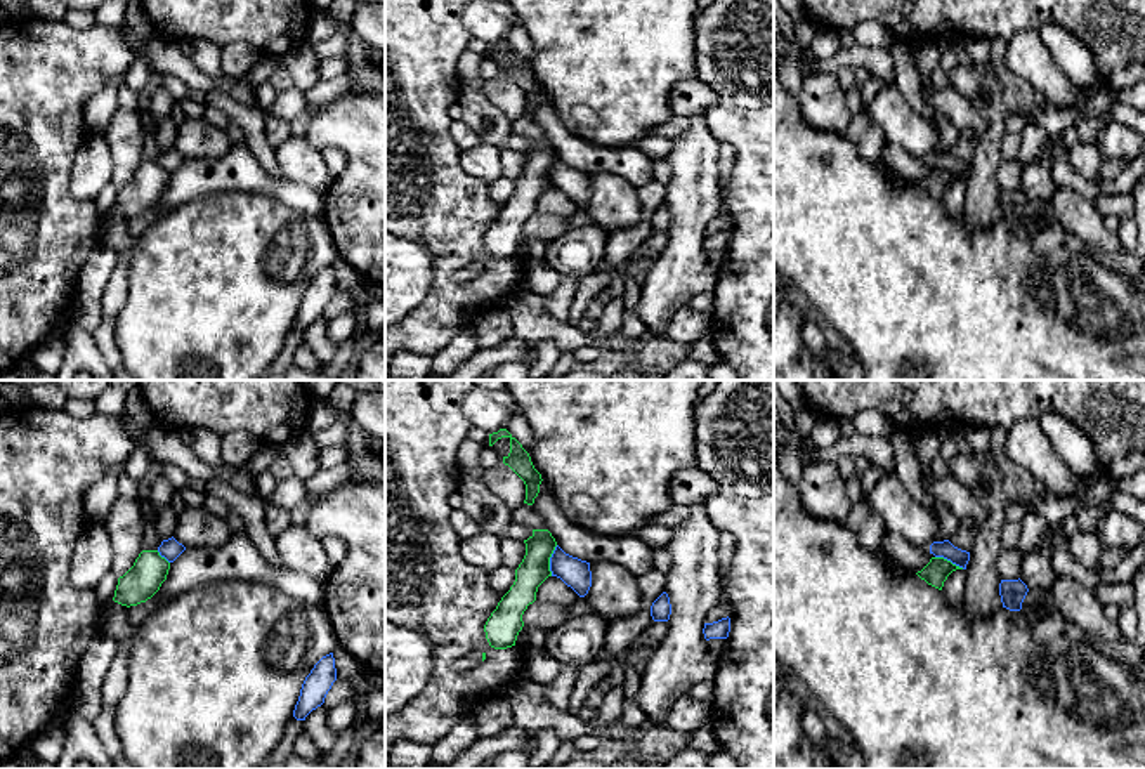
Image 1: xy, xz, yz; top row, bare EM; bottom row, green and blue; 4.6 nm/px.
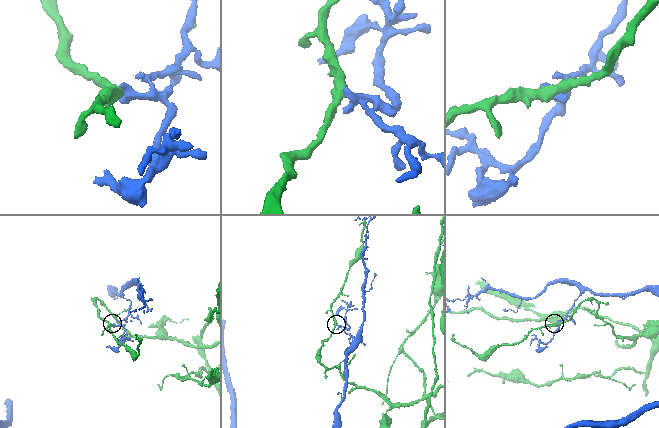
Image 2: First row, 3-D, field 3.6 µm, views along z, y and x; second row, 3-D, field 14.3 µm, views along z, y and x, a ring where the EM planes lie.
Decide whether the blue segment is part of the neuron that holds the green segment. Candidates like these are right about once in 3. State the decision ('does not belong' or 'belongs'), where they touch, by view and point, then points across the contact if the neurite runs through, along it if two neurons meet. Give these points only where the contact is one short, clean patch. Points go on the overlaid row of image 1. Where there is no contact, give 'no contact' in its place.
does not belong | xz (549, 561) | along xz (557, 545), (550, 558), (550, 575)

